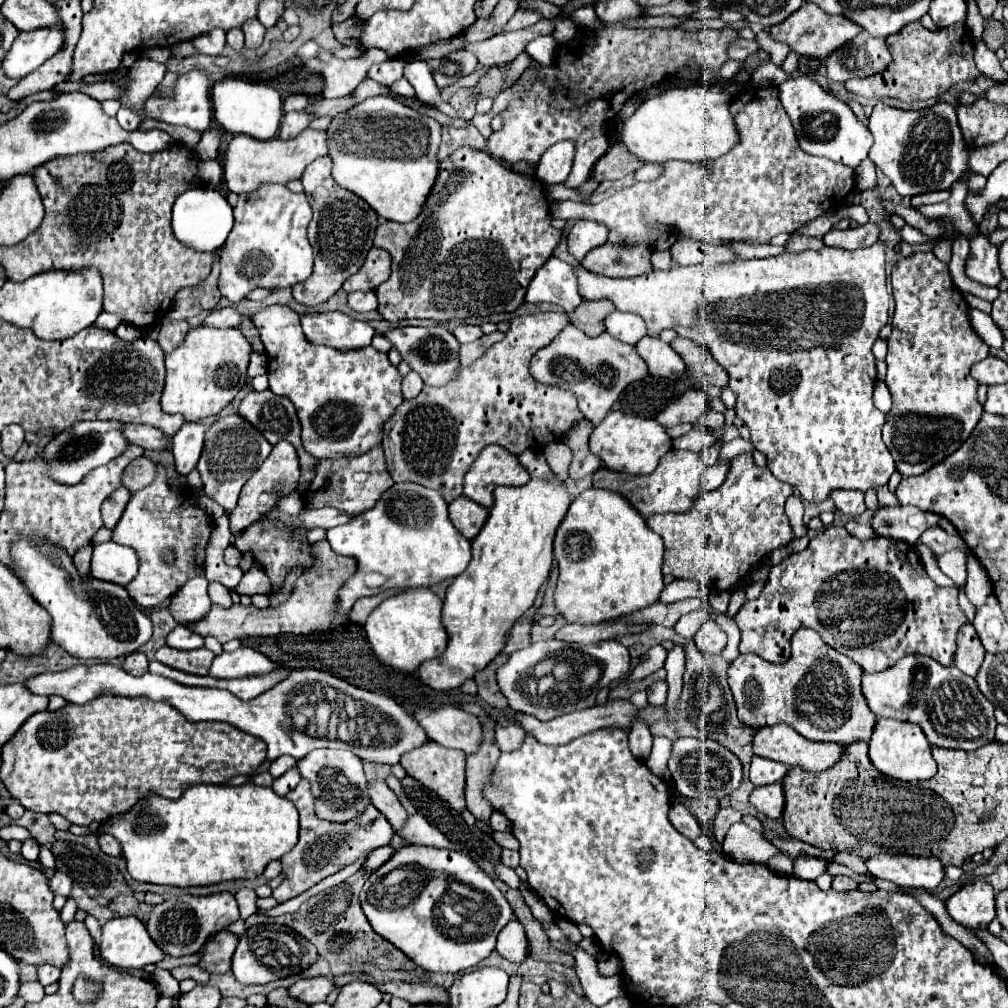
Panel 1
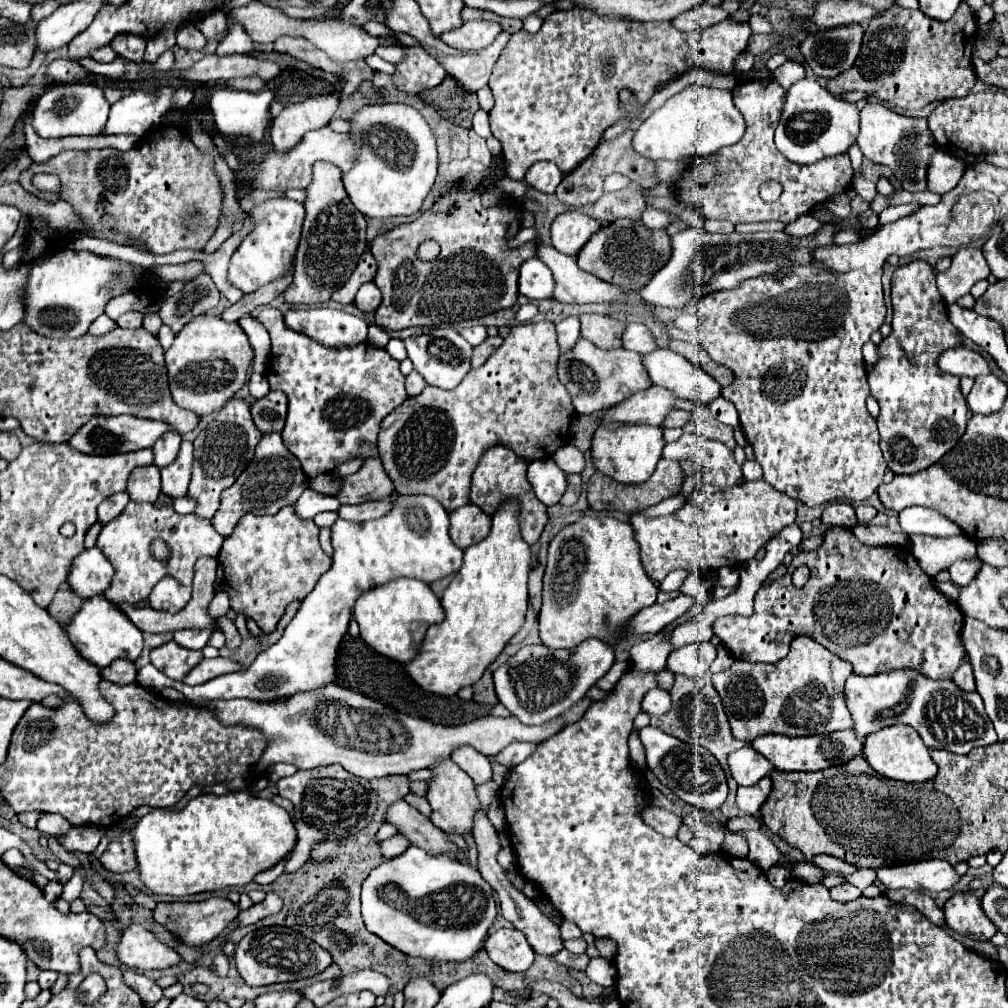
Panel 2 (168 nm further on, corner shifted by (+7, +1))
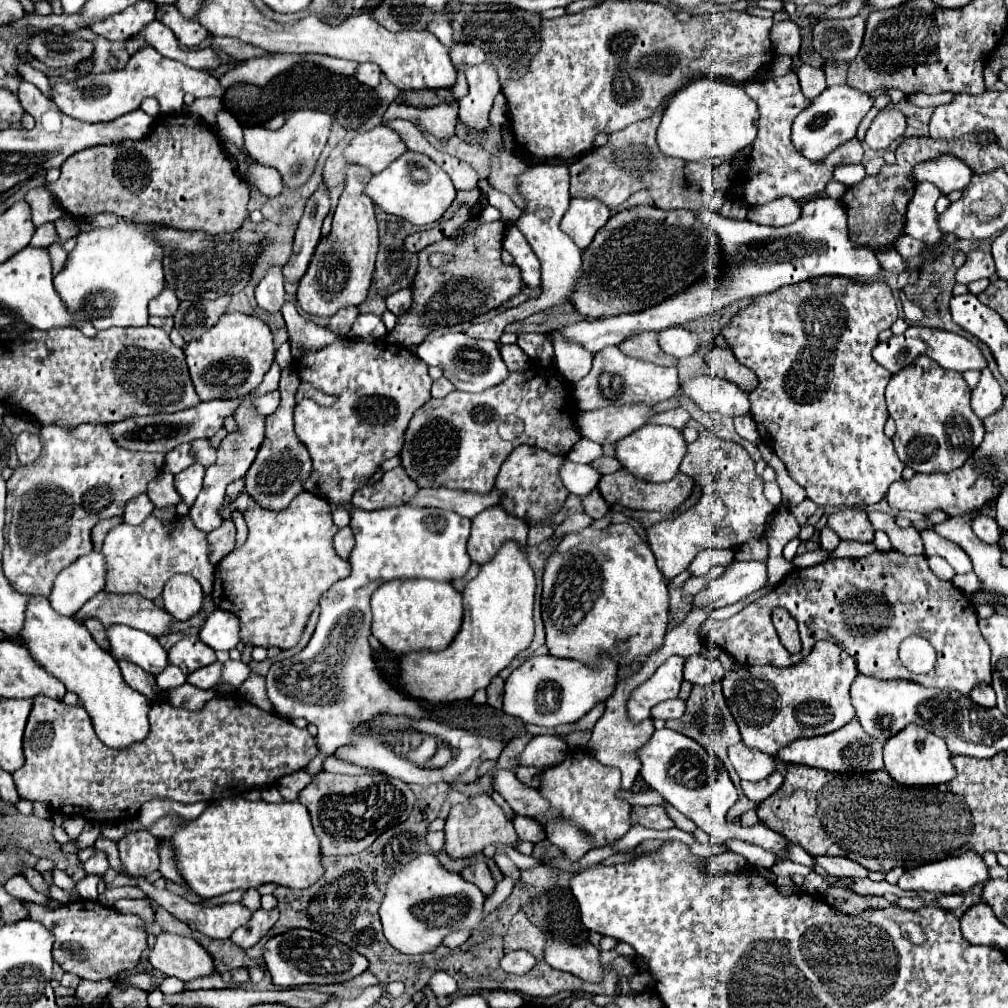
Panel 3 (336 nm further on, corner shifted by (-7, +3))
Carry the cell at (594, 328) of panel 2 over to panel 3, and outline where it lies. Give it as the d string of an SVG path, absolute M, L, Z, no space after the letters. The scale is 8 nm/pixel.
M648 332L648 334L640 334L636 338L628 338L618 348L628 356L636 356L640 360L648 360L648 362L654 362L654 364L660 364L660 366L676 366L678 364L678 360L674 356L668 356L658 346L658 334L656 332Z

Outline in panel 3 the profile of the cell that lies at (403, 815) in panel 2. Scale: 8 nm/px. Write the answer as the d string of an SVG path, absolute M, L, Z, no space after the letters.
M482 854L474 856L472 860L474 860L474 864L462 870L462 878L468 880L468 882L472 882L474 886L478 886L480 890L484 890L482 894L492 896L492 892L494 892L494 888L496 888L496 882L494 882L494 876L492 876L490 868L484 864Z

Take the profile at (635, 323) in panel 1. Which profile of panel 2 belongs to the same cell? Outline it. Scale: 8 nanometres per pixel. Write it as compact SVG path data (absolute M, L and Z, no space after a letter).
M630 322L626 324L624 328L624 334L622 334L622 344L626 350L632 350L632 352L638 352L638 354L646 354L646 352L652 352L656 348L656 342L654 342L654 336L650 334L650 330L640 324L640 322Z

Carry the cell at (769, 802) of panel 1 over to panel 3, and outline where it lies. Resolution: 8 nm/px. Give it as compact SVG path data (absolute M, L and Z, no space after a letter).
M776 770L774 774L770 774L764 780L758 780L758 782L742 780L742 792L744 792L744 796L748 796L750 800L754 800L758 804L758 802L766 800L770 794L774 794L782 786L782 780L784 780L784 774L780 770Z

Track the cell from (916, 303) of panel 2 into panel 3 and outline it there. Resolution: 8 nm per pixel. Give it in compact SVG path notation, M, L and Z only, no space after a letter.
M918 358L908 370L902 370L900 374L894 374L886 388L886 404L888 412L896 422L896 436L894 448L898 452L898 458L910 466L914 472L952 472L960 468L972 452L980 446L984 438L984 424L976 414L972 414L970 408L970 388L962 380L962 374L956 374L952 370L944 370L942 366L936 366L930 358Z

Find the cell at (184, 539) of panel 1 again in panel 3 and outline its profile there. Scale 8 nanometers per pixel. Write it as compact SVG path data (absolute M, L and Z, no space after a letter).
M154 516L146 518L142 526L122 522L106 534L102 552L108 566L104 584L106 594L140 594L148 600L156 600L166 580L174 574L190 574L200 582L204 594L212 592L214 566L208 562L208 542L206 536L192 526L188 516L180 518L178 524L164 524Z

